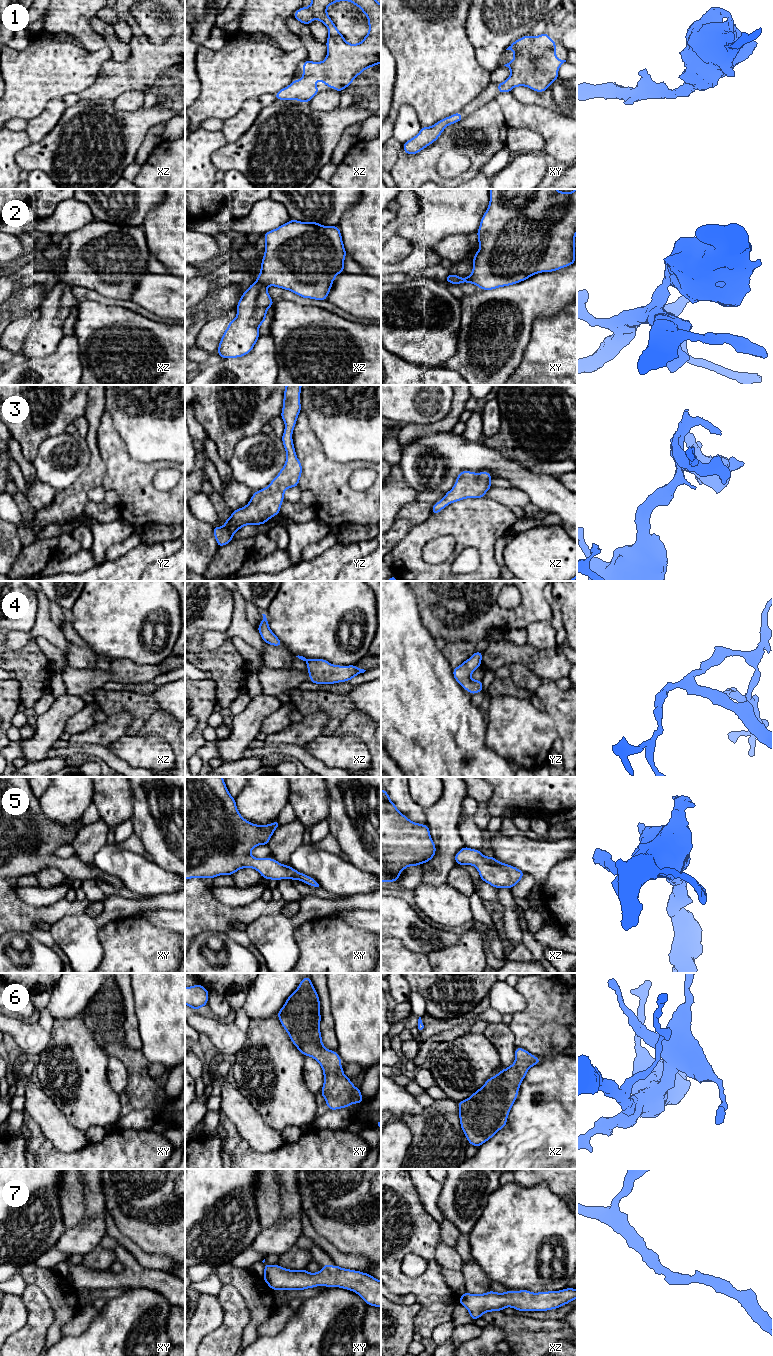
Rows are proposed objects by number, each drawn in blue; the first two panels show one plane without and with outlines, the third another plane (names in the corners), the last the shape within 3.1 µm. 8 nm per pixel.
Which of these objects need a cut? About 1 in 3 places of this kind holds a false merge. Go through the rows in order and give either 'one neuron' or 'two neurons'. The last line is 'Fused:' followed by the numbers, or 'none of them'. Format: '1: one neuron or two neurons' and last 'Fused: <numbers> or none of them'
1: one neuron
2: one neuron
3: one neuron
4: one neuron
5: one neuron
6: one neuron
7: one neuron
Fused: none of them

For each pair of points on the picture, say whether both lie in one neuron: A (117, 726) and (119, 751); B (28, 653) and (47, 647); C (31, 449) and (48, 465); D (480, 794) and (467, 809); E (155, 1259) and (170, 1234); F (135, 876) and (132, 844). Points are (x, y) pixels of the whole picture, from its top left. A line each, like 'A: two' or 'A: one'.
A: two
B: two
C: two
D: two
E: two
F: two

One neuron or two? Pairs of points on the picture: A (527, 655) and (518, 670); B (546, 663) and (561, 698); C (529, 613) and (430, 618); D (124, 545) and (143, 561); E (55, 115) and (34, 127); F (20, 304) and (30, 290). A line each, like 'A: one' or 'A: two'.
A: two
B: two
C: one
D: two
E: one
F: one

